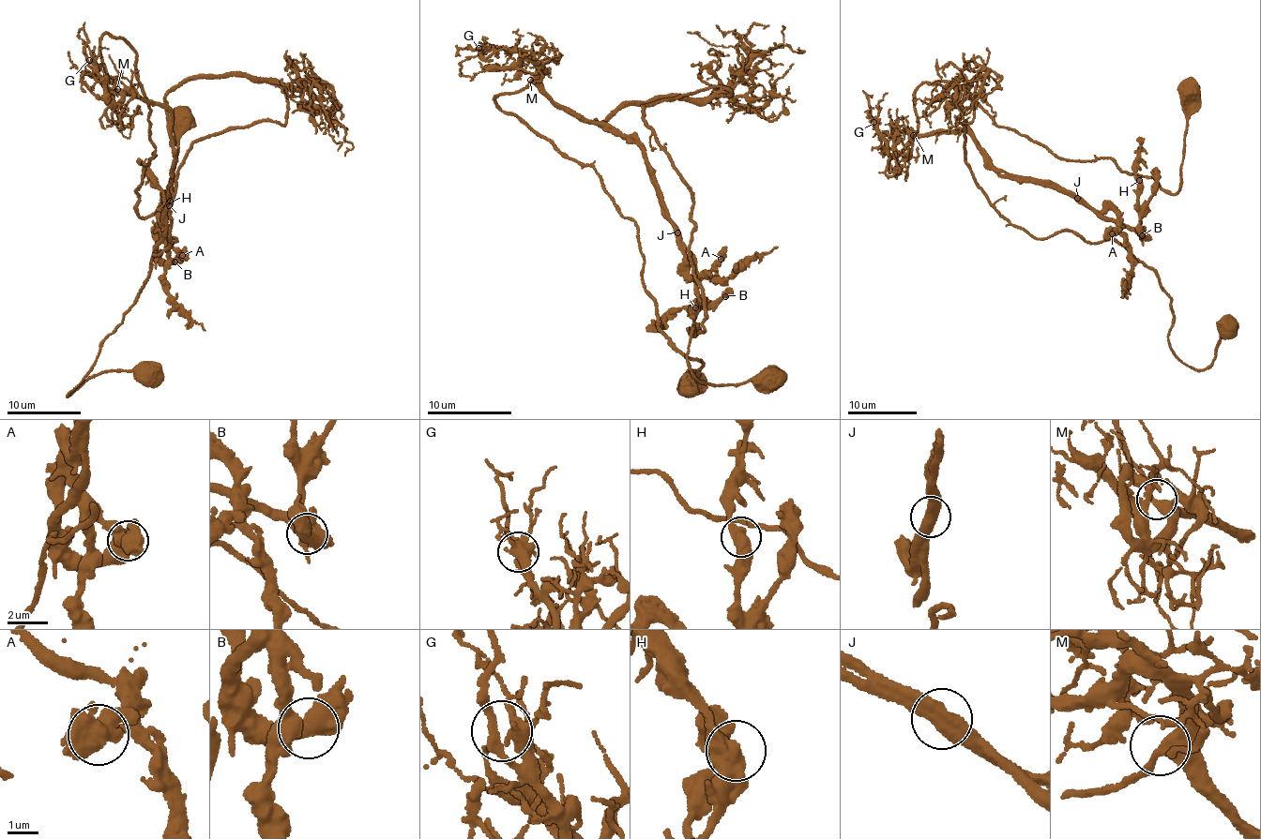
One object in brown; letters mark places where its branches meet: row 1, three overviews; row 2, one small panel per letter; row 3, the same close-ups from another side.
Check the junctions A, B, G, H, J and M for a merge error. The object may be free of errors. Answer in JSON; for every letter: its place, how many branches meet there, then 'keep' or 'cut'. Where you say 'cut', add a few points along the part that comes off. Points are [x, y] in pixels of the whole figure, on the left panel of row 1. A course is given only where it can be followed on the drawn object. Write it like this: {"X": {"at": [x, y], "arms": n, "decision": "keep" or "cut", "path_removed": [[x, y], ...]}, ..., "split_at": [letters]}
{"A": {"at": [182, 255], "arms": 2, "decision": "keep"}, "B": {"at": [174, 262], "arms": 2, "decision": "keep"}, "G": {"at": [89, 60], "arms": 2, "decision": "keep"}, "H": {"at": [170, 201], "arms": 2, "decision": "keep"}, "J": {"at": [169, 205], "arms": 2, "decision": "cut", "path_removed": [[168, 204], [171, 115], [117, 90], [100, 38], [128, 40], [150, 111], [139, 216], [170, 186], [186, 107]]}, "M": {"at": [117, 89], "arms": 3, "decision": "keep"}, "split_at": ["J"]}

